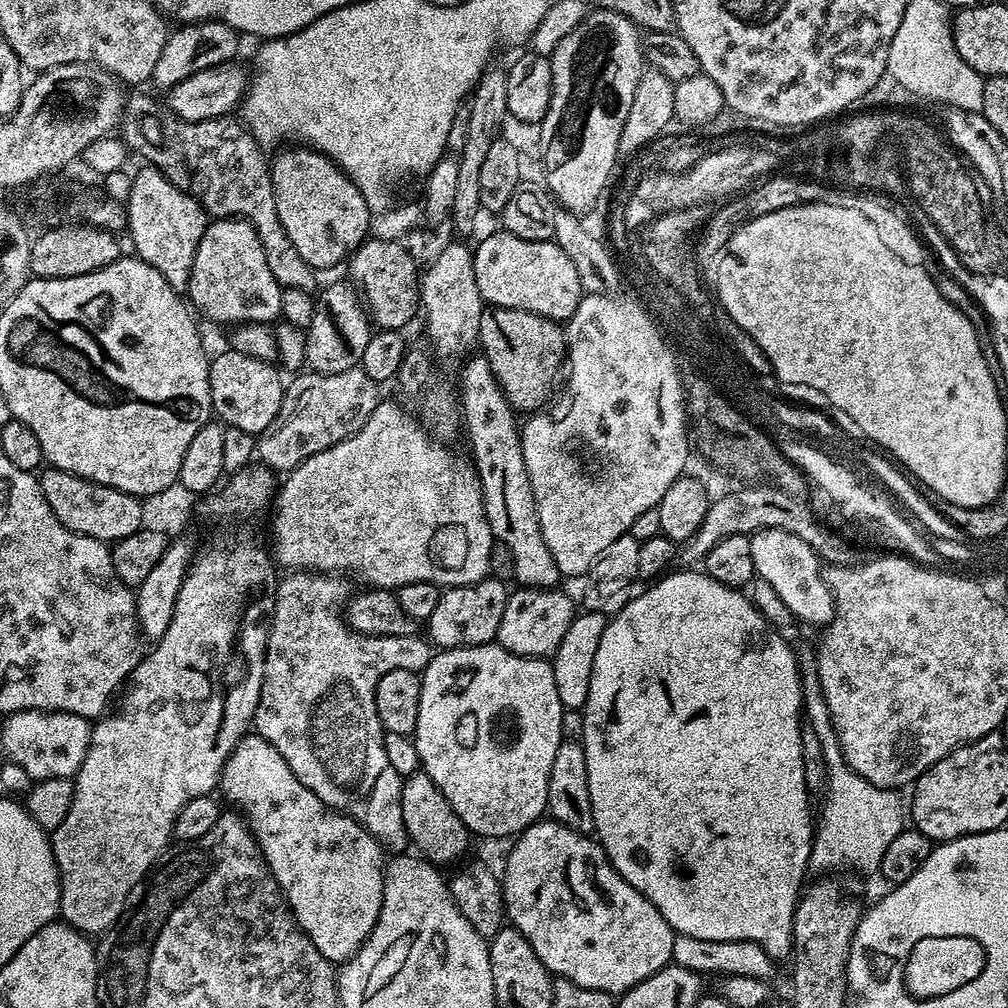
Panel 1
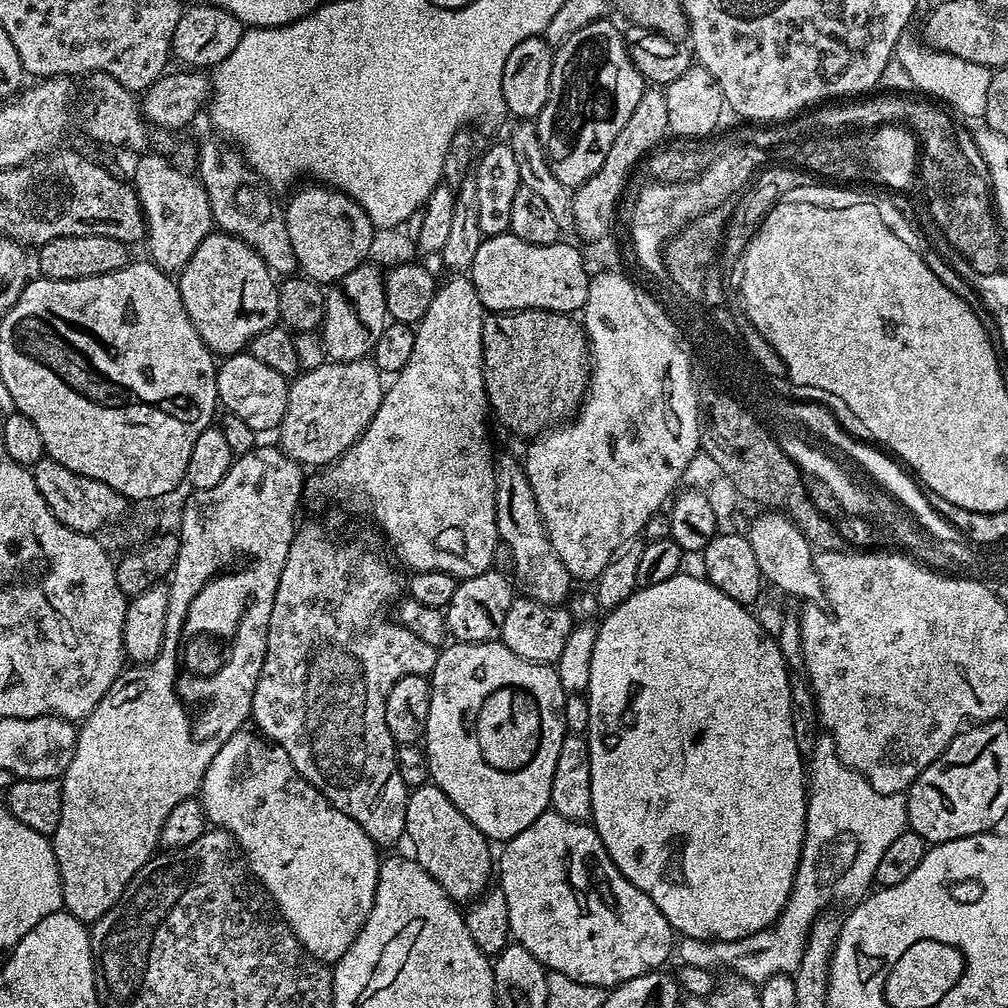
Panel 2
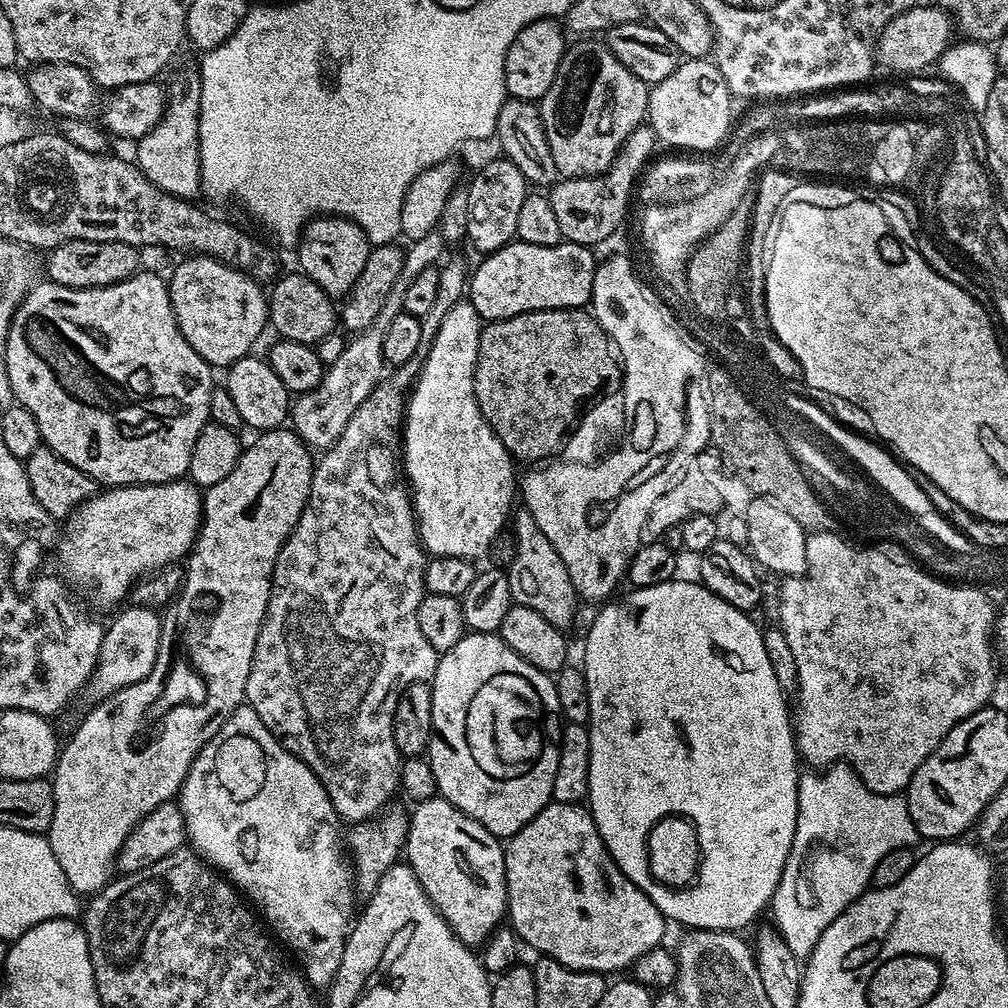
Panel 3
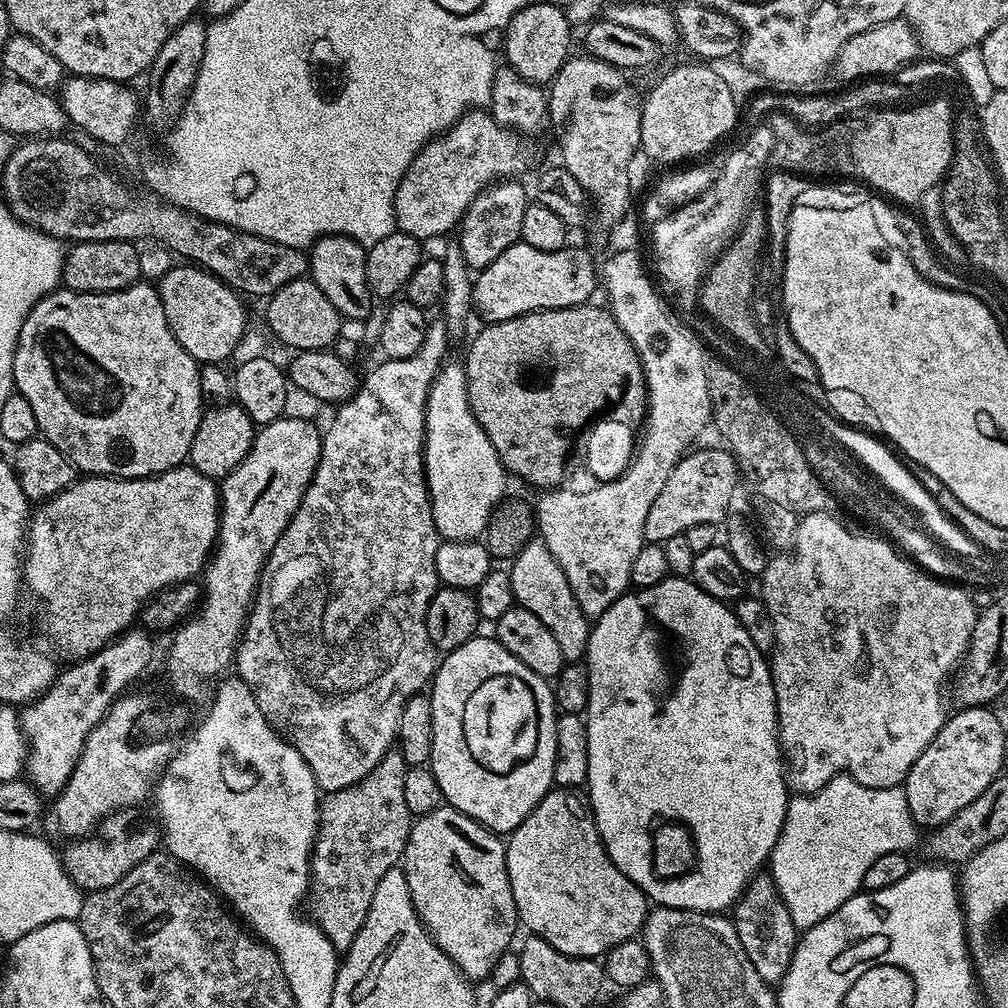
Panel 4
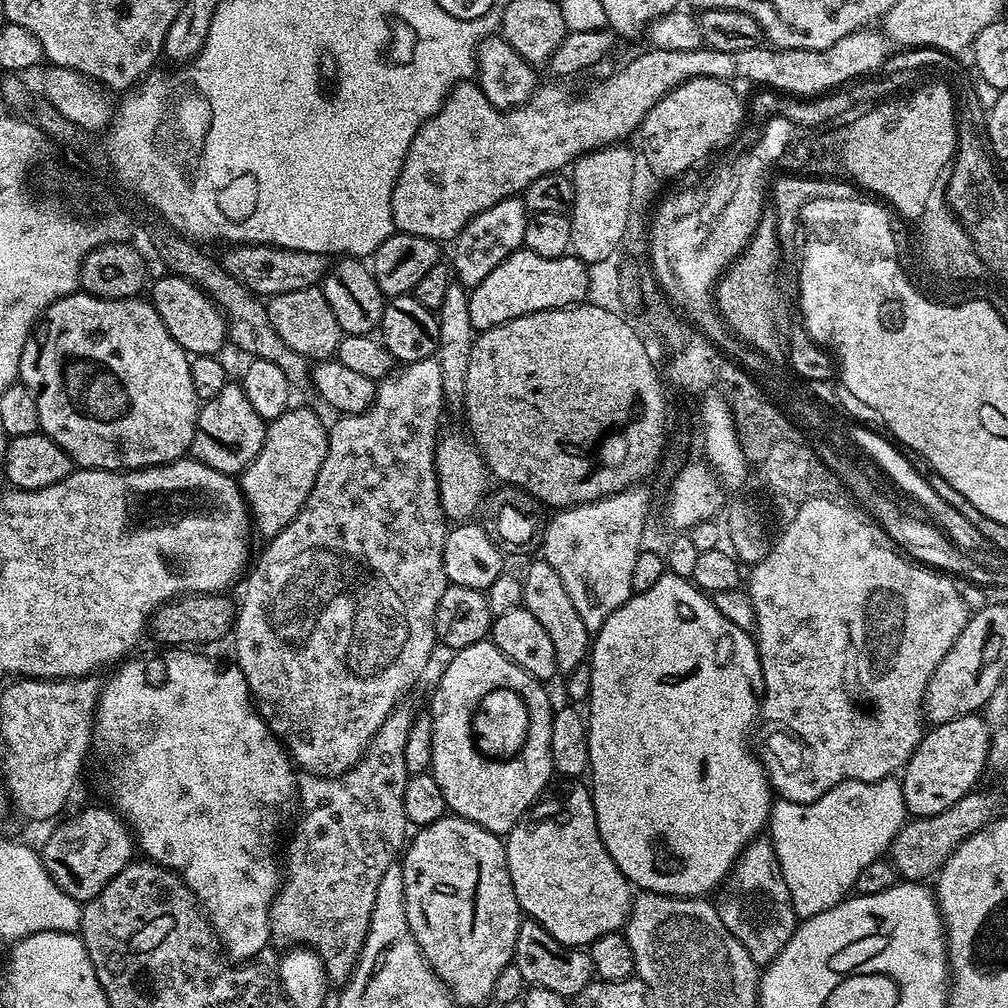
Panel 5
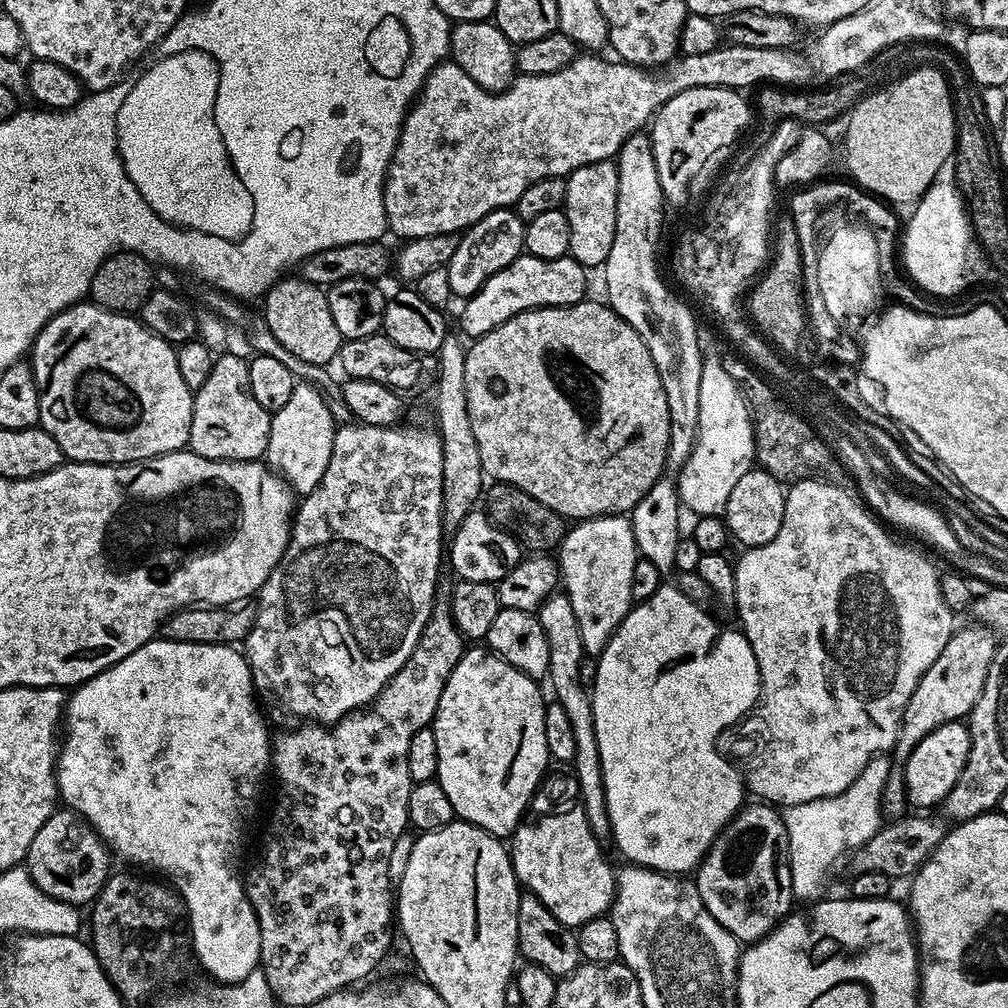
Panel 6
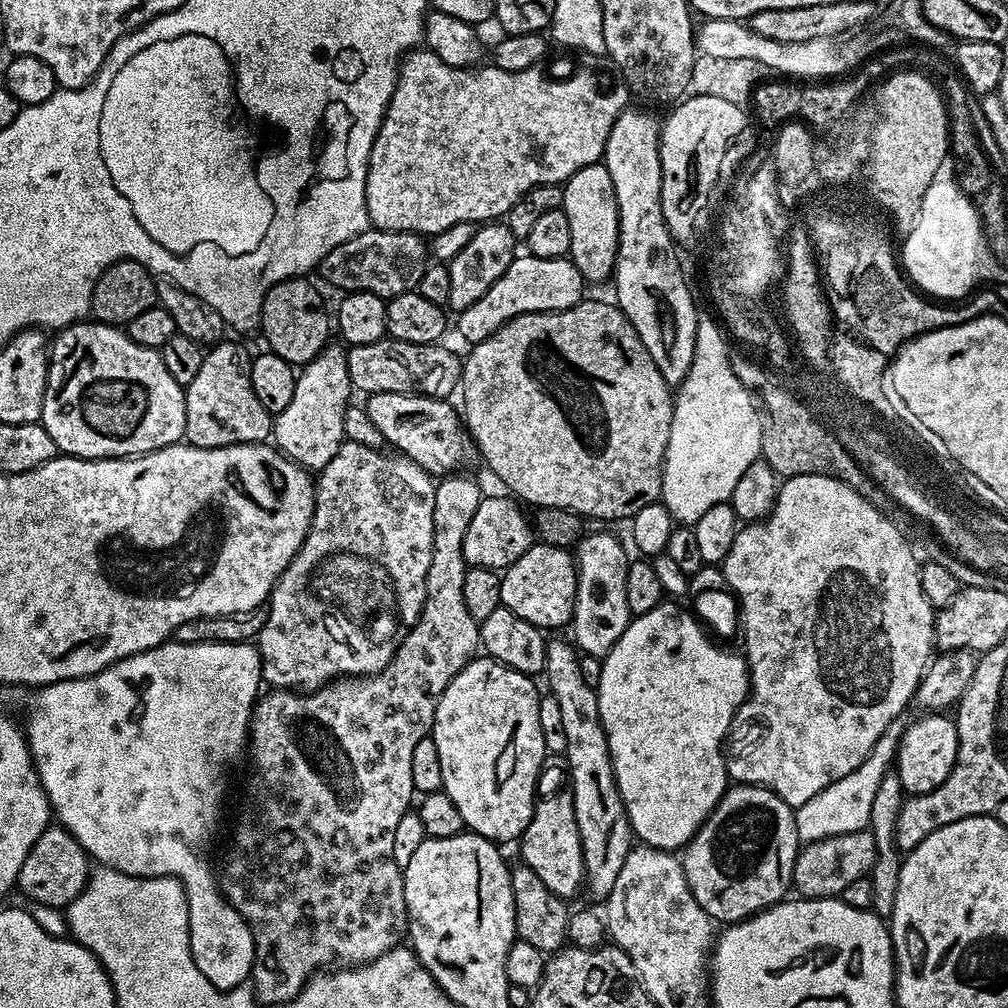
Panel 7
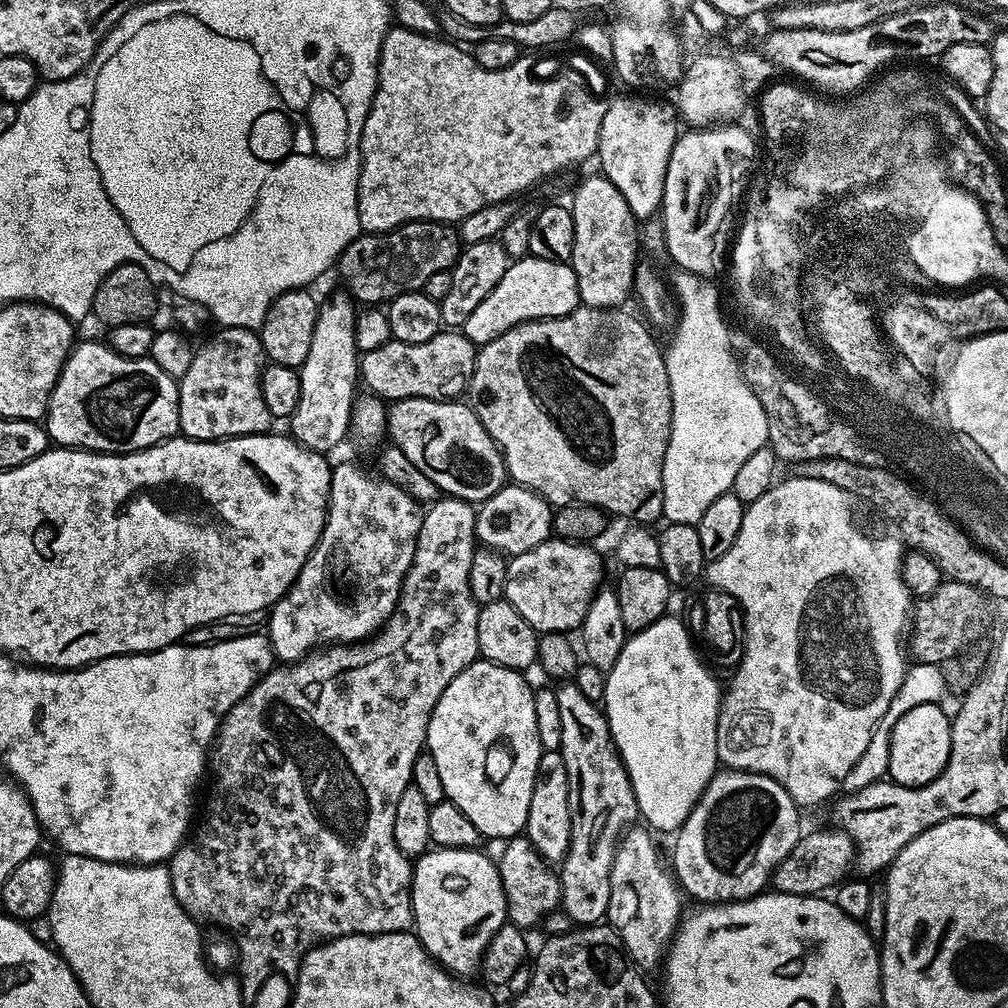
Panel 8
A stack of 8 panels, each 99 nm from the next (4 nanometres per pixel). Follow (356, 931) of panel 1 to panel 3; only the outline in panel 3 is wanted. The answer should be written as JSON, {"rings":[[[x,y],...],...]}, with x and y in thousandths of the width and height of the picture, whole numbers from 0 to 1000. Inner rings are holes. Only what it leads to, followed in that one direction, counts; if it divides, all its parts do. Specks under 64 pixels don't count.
{"rings":[[[243,696],[224,712],[216,728],[212,728],[192,752],[177,787],[177,797],[184,812],[186,836],[255,902],[259,901],[261,912],[272,925],[274,920],[273,928],[298,947],[302,971],[311,981],[328,981],[335,958],[339,958],[355,882],[351,862],[343,848],[339,821],[337,825],[338,811],[333,809],[333,802],[308,760],[280,741],[260,712]]]}

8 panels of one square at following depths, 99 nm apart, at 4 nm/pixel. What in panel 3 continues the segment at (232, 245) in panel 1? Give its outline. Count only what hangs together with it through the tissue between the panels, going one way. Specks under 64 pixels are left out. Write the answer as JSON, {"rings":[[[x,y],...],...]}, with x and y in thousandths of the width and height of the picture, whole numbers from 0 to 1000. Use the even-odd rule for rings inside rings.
{"rings":[[[188,253],[166,275],[169,304],[177,319],[177,327],[188,343],[211,366],[225,366],[247,352],[254,336],[267,324],[266,294],[259,279],[250,278],[242,270],[221,262],[210,254]]]}

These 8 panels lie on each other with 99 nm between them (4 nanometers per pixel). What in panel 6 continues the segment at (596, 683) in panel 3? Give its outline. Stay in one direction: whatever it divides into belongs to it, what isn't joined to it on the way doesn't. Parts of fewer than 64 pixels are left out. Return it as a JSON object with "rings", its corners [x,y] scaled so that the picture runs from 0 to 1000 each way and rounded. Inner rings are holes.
{"rings":[[[668,590],[646,591],[642,597],[632,598],[623,606],[623,614],[613,621],[613,625],[591,656],[593,669],[591,676],[585,680],[585,689],[589,704],[589,728],[593,732],[593,748],[597,760],[597,776],[601,784],[601,804],[607,820],[605,833],[611,836],[612,843],[620,849],[623,857],[634,857],[636,861],[647,861],[650,865],[661,865],[665,869],[679,869],[689,866],[710,833],[710,828],[730,811],[730,807],[740,797],[738,771],[727,755],[725,758],[716,747],[710,746],[710,733],[725,718],[732,717],[734,713],[735,717],[750,701],[754,693],[754,666],[748,653],[748,645],[738,632],[737,626],[709,619],[700,608],[687,607],[688,600],[682,594]]]}

